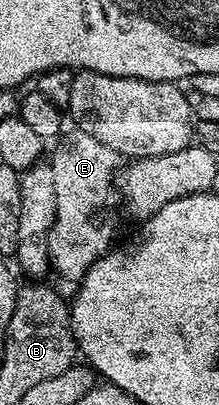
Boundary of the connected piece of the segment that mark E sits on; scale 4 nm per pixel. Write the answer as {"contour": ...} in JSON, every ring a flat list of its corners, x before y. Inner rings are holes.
{"contour":[[79,130,73,133,73,136,65,135,55,145,56,153,50,159,56,221,52,223,52,231,47,237,48,254,54,272,64,280,79,282,90,270,92,263,99,260,114,244,111,226,96,221,96,208,104,207,112,192,114,196,114,173,117,171,118,156,105,144,98,142,98,138]]}

